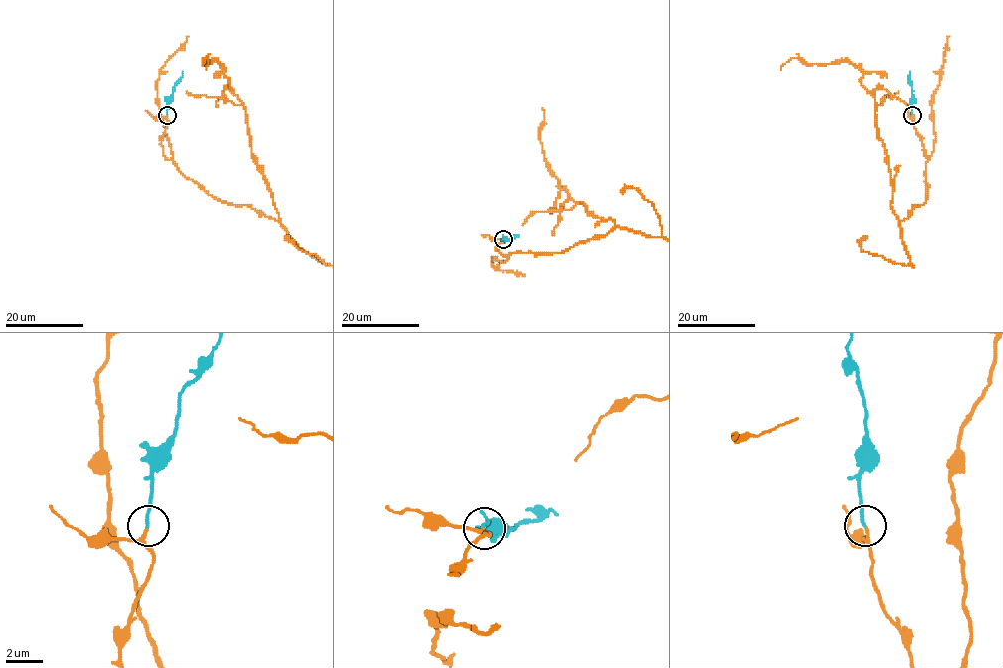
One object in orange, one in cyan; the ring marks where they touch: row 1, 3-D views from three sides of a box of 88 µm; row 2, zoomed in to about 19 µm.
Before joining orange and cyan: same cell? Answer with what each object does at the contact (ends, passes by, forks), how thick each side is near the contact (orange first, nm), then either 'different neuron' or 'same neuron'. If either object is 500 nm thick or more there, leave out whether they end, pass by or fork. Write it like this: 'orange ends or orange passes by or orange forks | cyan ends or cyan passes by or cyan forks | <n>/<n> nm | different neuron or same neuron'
orange passes by | cyan ends | 120/160 nm | same neuron

